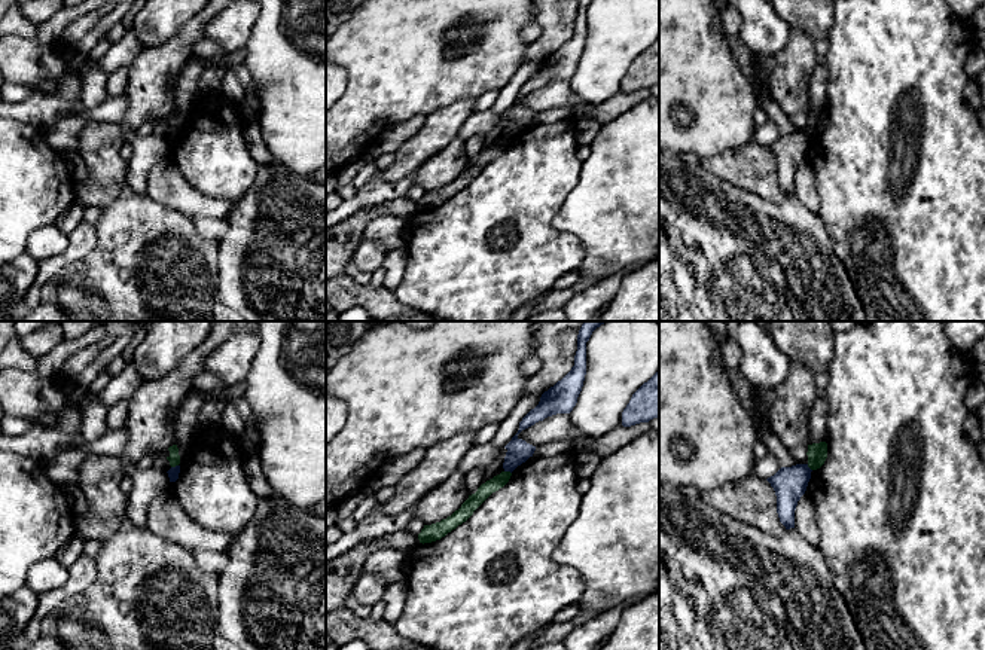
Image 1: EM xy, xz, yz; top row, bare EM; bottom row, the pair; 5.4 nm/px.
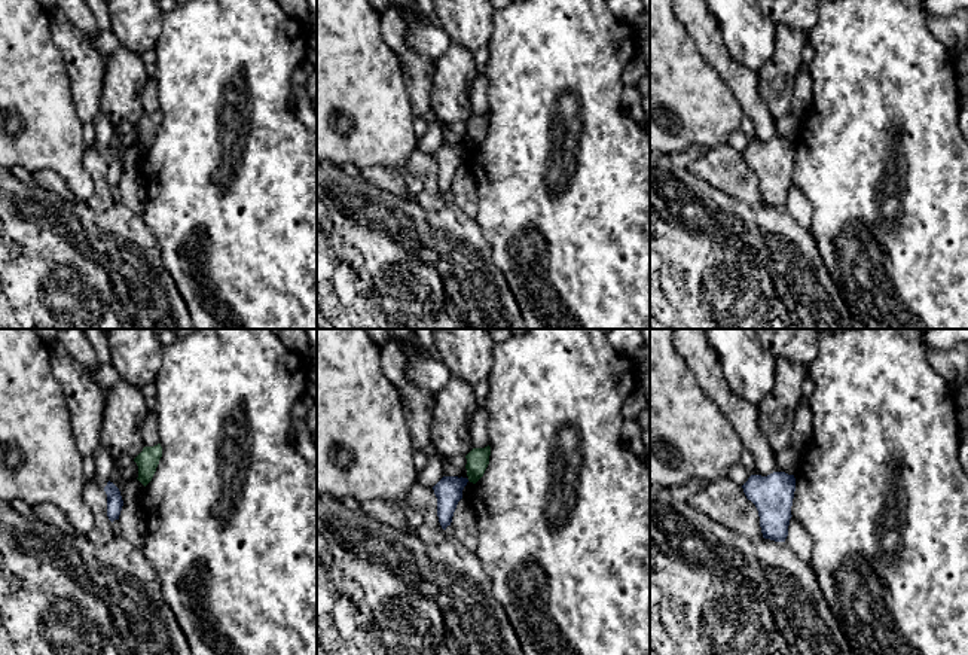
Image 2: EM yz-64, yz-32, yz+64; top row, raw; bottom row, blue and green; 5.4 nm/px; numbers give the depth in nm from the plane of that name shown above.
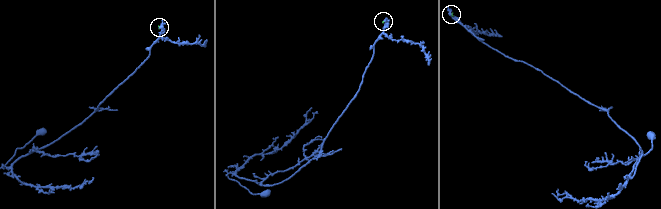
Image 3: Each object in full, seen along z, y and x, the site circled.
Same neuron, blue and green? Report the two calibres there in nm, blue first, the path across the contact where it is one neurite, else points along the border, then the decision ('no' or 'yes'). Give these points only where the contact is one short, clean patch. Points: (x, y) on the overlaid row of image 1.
60/60 nm | along xy (177, 464), (171, 467) | no

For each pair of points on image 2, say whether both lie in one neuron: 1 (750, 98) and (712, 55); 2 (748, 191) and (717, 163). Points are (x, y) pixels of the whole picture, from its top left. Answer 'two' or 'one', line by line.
1: one
2: one

